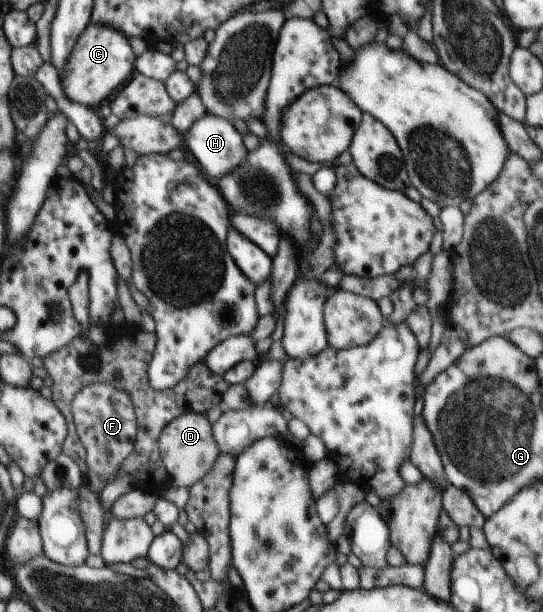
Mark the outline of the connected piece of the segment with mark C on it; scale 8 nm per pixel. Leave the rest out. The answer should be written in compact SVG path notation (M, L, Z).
M89 23L75 42L64 65L62 90L72 102L98 110L101 103L115 93L117 87L129 81L135 69L135 60L128 37L110 26Z

